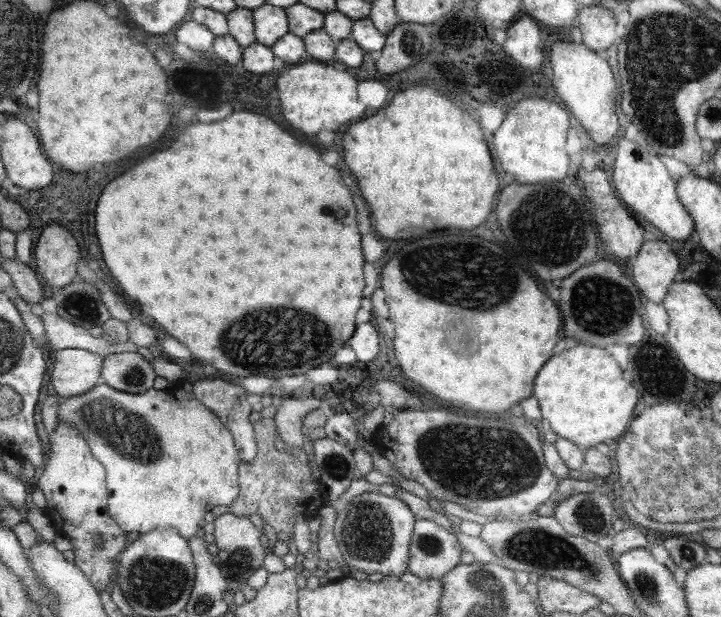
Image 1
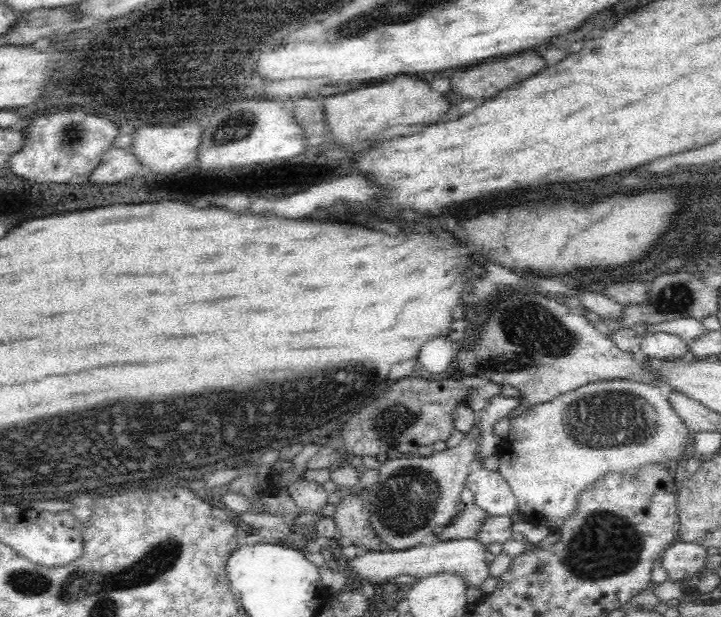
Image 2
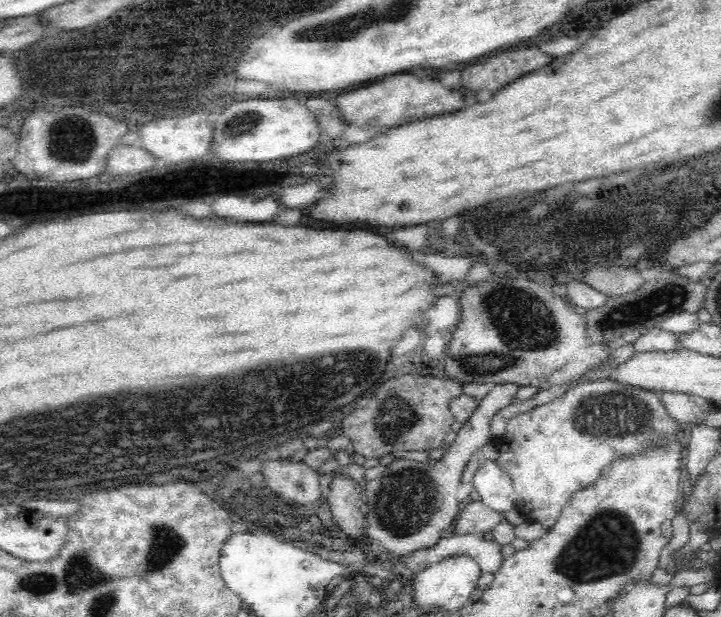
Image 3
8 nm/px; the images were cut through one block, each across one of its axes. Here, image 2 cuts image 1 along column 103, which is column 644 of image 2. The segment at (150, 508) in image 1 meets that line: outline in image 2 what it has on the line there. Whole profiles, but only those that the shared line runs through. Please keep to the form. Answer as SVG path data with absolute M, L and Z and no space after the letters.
M631 378L588 382L550 402L540 403L516 416L509 434L503 438L506 459L499 462L498 472L508 481L516 495L524 521L531 525L545 526L555 532L576 507L578 494L589 491L591 484L606 471L623 471L638 468L648 462L664 462L677 458L682 462L688 457L690 432L662 396L658 386Z

